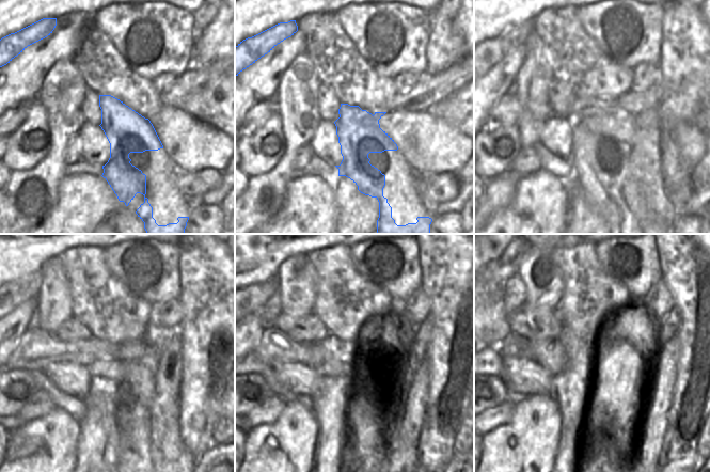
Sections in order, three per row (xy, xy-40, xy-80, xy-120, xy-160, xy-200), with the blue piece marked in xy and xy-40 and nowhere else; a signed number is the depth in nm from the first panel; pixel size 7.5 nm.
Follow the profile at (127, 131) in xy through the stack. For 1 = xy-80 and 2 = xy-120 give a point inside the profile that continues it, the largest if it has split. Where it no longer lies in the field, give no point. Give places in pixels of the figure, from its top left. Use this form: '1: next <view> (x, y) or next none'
1: next xy-80 (595, 136)
2: next xy-120 (111, 380)

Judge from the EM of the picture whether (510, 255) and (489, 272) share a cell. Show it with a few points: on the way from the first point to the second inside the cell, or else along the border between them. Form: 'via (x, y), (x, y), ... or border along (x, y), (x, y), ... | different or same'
via (505, 261), (494, 270) | same

